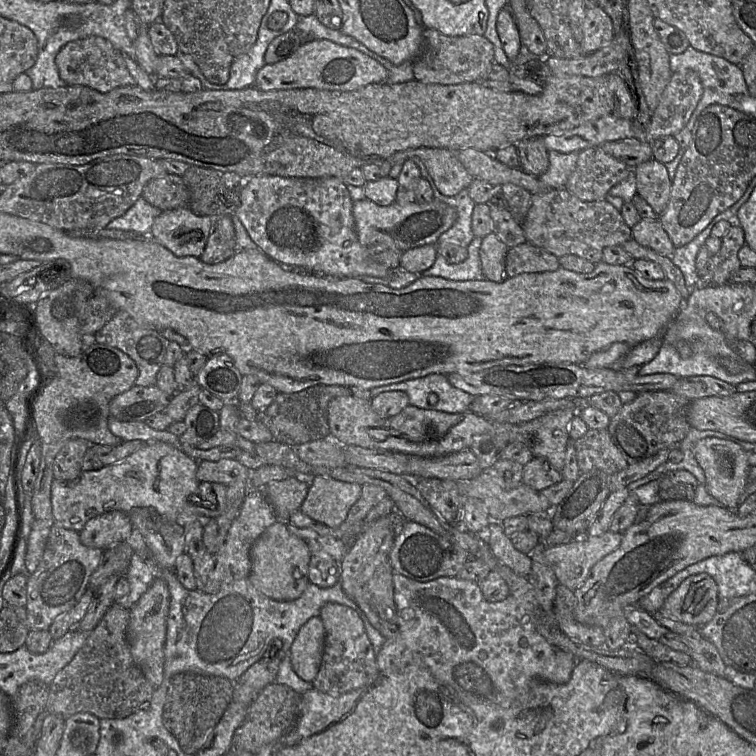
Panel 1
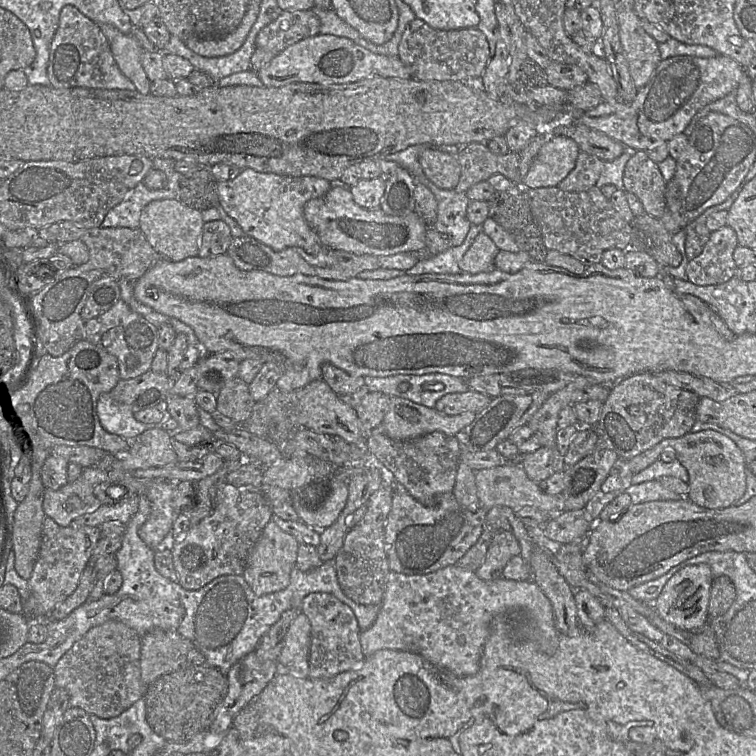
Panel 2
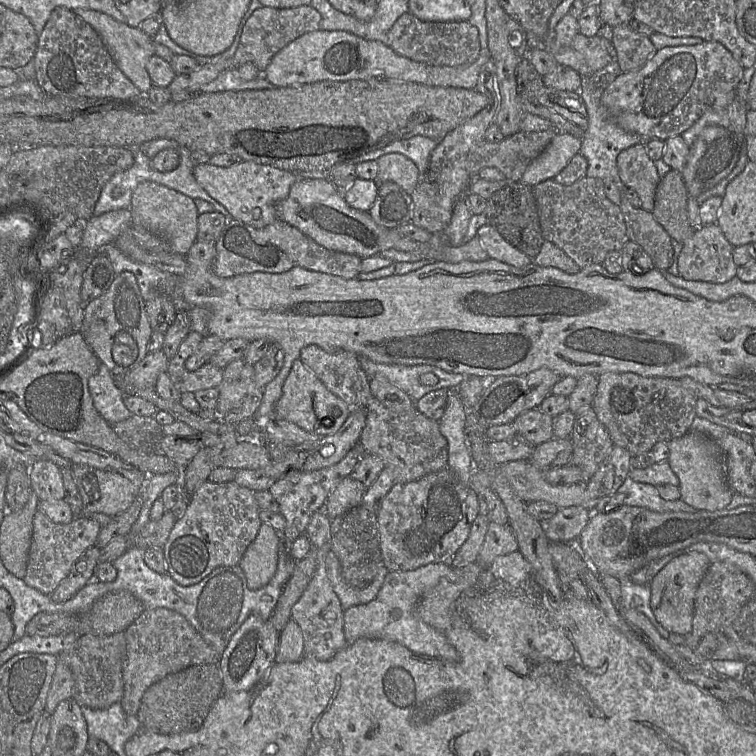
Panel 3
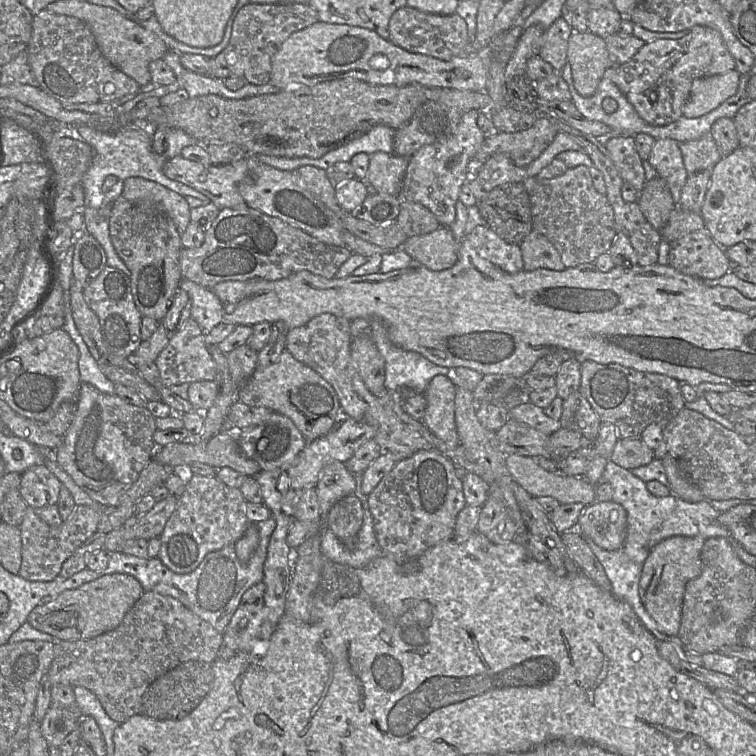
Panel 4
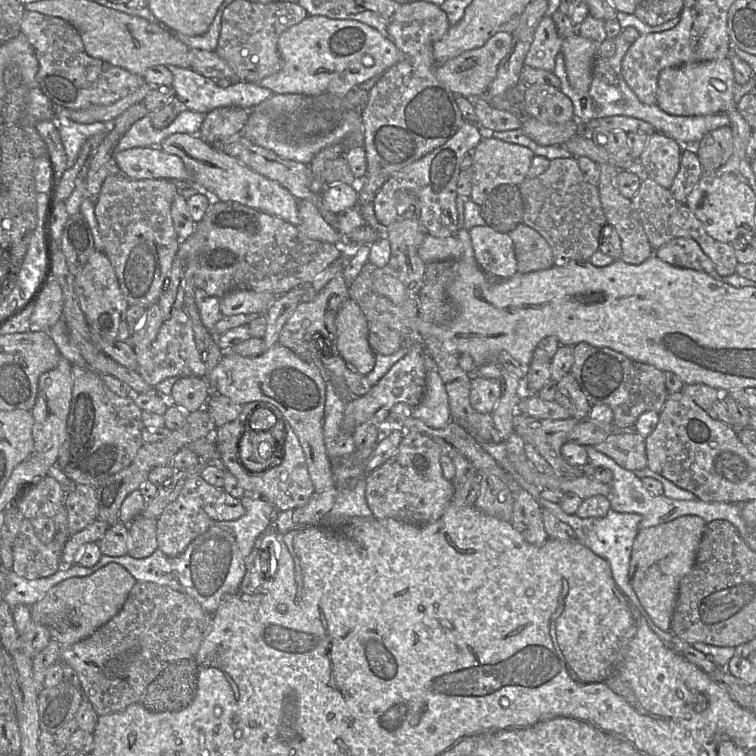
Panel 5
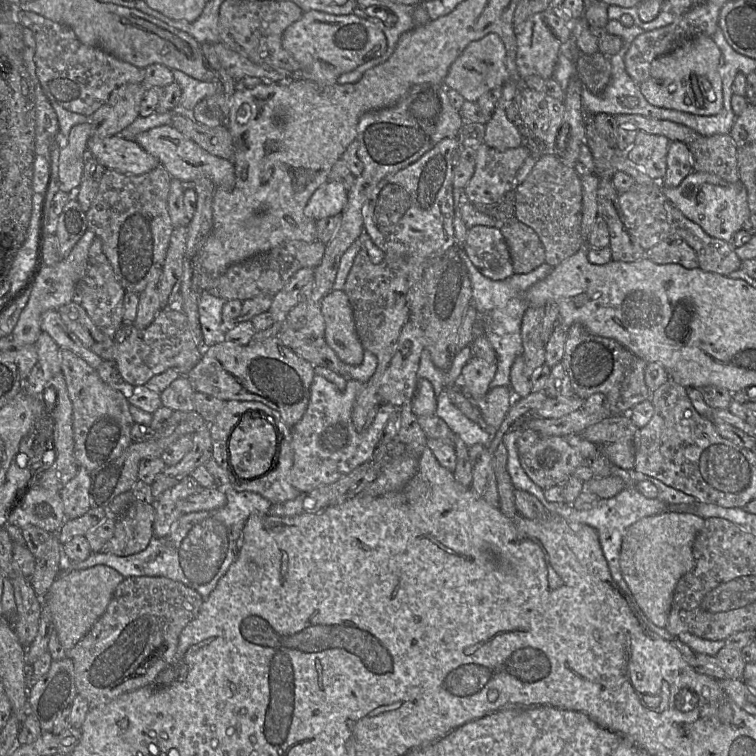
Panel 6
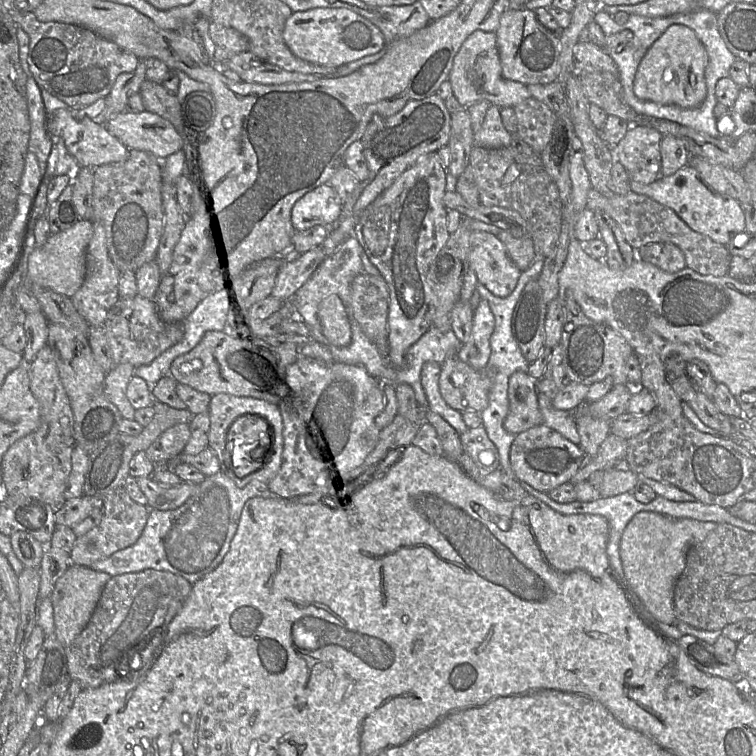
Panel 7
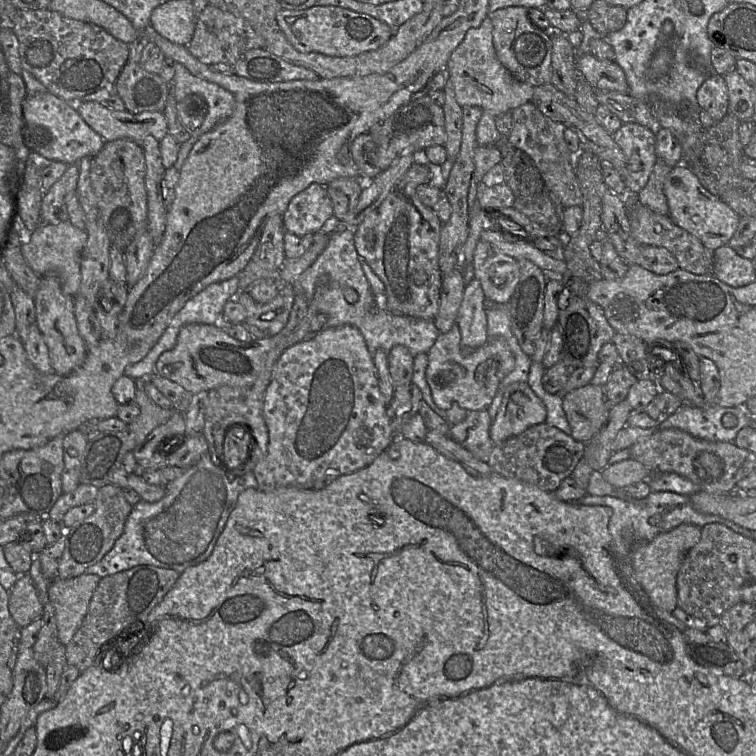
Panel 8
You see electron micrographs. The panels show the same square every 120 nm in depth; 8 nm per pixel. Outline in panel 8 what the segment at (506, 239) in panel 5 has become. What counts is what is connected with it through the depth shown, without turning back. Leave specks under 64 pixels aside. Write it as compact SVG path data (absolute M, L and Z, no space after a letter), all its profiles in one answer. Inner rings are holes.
M479 239L473 253L472 267L474 277L480 281L487 299L498 304L510 301L520 277L515 258Z

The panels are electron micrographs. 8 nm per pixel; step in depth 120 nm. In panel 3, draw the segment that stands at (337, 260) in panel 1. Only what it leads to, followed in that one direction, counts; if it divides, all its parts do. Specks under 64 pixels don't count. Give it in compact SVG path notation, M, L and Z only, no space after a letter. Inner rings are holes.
M246 160L229 167L215 166L208 162L198 164L193 167L193 176L233 219L255 228L263 228L278 220L276 204L288 196L292 185L301 178L290 171Z

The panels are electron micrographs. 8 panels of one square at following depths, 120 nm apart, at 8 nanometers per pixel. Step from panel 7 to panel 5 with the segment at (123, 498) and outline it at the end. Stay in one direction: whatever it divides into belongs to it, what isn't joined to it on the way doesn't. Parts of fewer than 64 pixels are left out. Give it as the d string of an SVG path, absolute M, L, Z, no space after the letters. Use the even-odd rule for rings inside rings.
M139 515L128 525L129 545L127 555L142 559L158 549L157 520Z

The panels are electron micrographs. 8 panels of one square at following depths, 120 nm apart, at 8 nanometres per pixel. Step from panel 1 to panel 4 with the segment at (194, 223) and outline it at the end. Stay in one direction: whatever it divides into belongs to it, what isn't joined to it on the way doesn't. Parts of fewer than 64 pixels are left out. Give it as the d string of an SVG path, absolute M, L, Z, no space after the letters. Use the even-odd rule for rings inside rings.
M141 177L128 178L124 181L122 196L128 201L156 208L166 214L180 235L191 222L191 208L186 198L154 181Z

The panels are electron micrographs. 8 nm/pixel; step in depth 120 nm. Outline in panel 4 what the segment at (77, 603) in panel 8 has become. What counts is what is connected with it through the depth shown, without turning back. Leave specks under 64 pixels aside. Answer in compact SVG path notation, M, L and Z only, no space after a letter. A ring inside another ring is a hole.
M106 574L76 589L65 590L54 600L35 607L27 621L36 630L61 641L91 639L117 628L143 592L140 582L129 574Z

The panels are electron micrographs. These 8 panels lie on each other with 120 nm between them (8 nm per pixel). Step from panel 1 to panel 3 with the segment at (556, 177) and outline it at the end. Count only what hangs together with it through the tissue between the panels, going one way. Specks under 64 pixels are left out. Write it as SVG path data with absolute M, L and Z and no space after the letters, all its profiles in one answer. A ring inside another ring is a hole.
M557 133L545 150L524 171L521 182L532 187L553 179L580 151L581 136Z

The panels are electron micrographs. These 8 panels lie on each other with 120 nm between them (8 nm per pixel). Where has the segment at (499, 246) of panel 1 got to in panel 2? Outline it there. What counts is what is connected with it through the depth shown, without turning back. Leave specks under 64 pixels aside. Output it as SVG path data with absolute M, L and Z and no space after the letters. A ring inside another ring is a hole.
M480 232L462 257L459 267L465 273L490 272L496 269L494 261L500 250L493 240Z

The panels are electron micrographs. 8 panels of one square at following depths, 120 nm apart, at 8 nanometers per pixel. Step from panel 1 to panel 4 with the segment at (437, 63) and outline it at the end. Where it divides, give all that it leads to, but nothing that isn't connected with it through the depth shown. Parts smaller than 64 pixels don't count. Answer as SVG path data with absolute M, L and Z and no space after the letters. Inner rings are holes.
M409 6L398 9L391 16L389 40L409 52L425 54L446 61L466 54L471 43L467 24L456 13L438 15L422 12Z

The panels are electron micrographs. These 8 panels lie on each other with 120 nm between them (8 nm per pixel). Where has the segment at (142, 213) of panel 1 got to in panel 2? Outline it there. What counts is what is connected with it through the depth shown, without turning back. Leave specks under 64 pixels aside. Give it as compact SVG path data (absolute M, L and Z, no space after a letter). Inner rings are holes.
M155 160L153 163L155 169L165 173L167 177L166 187L155 190L146 187L144 182L138 183L119 204L106 214L101 226L139 228L141 212L151 201L178 199L181 173L174 169L175 161Z

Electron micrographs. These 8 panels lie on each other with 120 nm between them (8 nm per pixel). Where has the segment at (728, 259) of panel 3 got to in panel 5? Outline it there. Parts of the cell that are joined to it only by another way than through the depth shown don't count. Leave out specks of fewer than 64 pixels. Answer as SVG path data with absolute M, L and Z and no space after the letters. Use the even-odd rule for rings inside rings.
M674 238L654 250L653 255L675 267L689 268L717 276L711 259L702 251L699 244L691 238Z

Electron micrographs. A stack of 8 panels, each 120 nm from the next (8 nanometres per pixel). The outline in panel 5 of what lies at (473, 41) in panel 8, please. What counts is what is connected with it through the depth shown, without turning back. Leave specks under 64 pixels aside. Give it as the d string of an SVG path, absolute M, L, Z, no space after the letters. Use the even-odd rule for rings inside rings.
M498 32L480 48L468 50L442 64L435 65L436 77L455 95L476 99L486 94L487 89L495 79L501 61L507 56L513 43L513 34Z

